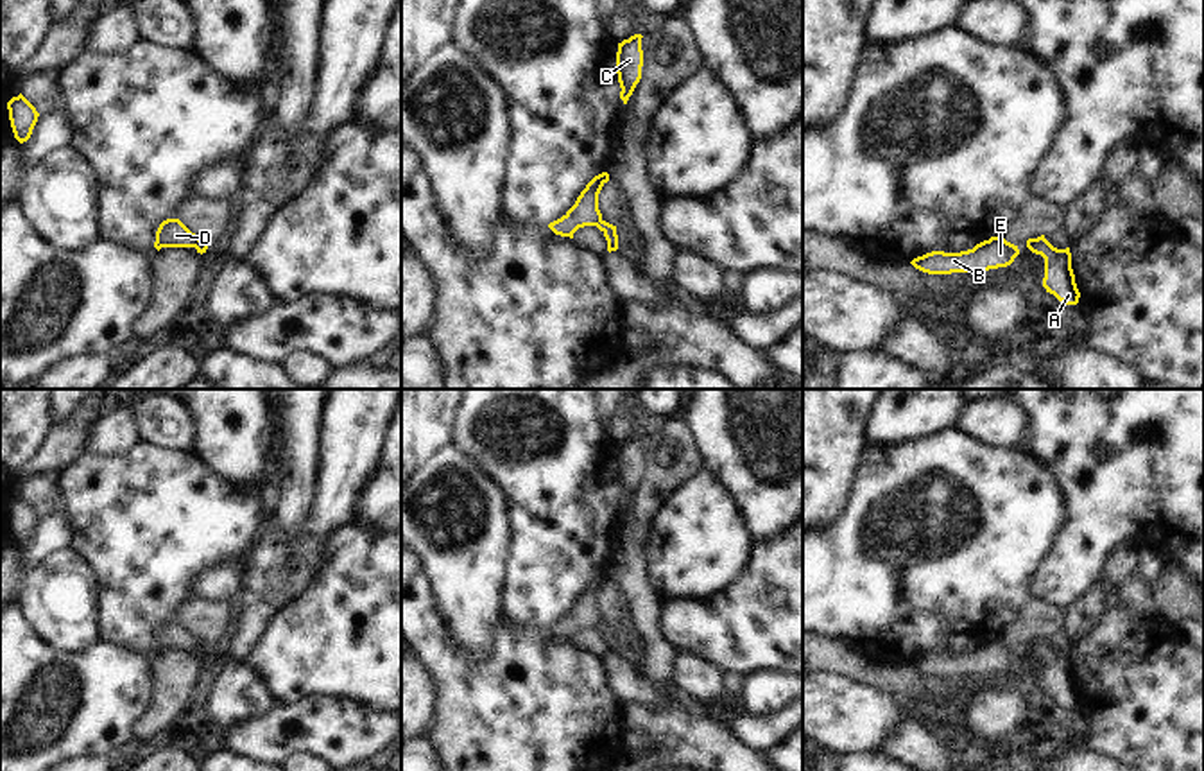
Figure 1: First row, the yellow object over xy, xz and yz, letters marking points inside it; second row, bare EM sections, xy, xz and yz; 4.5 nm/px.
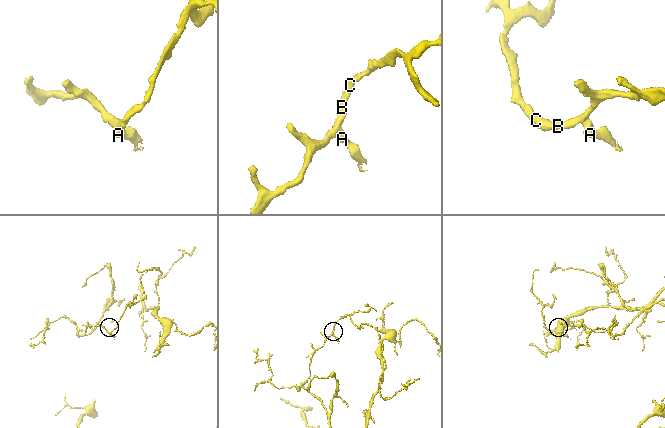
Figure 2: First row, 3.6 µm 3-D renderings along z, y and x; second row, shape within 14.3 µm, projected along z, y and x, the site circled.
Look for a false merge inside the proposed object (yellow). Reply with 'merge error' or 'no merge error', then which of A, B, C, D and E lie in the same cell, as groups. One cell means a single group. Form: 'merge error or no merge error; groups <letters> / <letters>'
merge error; groups A / B C D E

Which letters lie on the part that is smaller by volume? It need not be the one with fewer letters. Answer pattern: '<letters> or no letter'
A

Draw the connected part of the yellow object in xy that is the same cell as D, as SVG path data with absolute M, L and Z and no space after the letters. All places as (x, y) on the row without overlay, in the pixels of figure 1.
M167 620L156 633L154 649L195 649L199 638L192 635L179 620Z

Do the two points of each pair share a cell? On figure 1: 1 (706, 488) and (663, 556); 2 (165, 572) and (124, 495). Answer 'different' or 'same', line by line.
1: same
2: same

